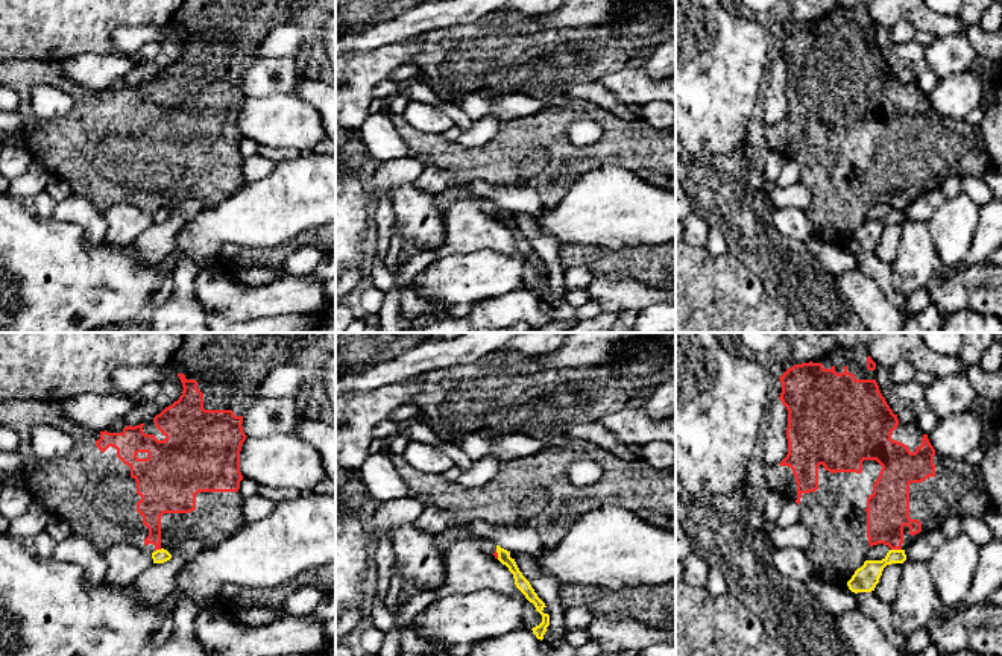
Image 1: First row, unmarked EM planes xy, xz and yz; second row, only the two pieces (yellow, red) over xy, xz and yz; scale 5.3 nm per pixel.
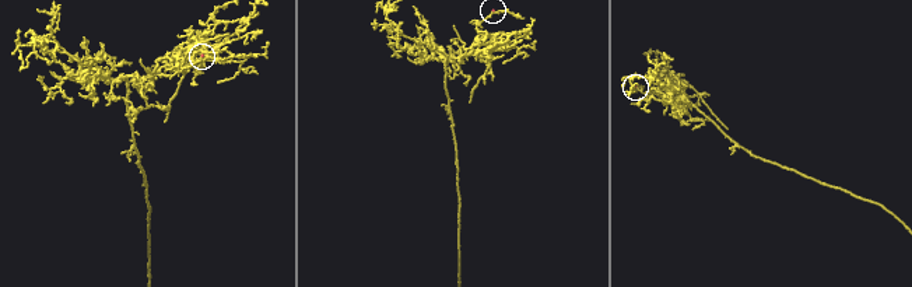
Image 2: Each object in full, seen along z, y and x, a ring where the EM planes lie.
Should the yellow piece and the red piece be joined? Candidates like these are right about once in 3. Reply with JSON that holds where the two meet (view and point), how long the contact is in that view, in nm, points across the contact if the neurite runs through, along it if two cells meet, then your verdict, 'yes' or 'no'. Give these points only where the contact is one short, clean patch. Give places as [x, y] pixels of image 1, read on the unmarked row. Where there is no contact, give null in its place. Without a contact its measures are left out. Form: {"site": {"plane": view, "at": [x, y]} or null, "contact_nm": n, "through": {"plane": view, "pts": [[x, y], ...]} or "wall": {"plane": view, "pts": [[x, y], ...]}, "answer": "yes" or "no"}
{"site": {"plane": "yz", "at": [896, 210]}, "contact_nm": 60, "wall": {"plane": "yz", "pts": [[891, 208], [901, 210]]}, "answer": "no"}

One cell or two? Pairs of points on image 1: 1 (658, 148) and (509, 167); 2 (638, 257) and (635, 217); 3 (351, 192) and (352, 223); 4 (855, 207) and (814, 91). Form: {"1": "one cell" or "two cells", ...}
{"1": "one cell", "2": "two cells", "3": "one cell", "4": "one cell"}

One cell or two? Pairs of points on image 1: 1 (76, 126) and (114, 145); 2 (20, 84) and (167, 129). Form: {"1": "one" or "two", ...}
{"1": "one", "2": "one"}

